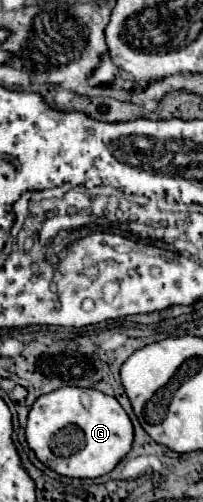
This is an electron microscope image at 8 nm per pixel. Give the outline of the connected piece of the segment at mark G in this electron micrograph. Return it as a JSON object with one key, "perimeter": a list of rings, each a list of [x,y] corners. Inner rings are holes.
{"perimeter":[[[64,386],[40,396],[28,414],[26,442],[38,460],[60,476],[98,478],[108,474],[132,446],[132,422],[116,398],[98,390]]]}

